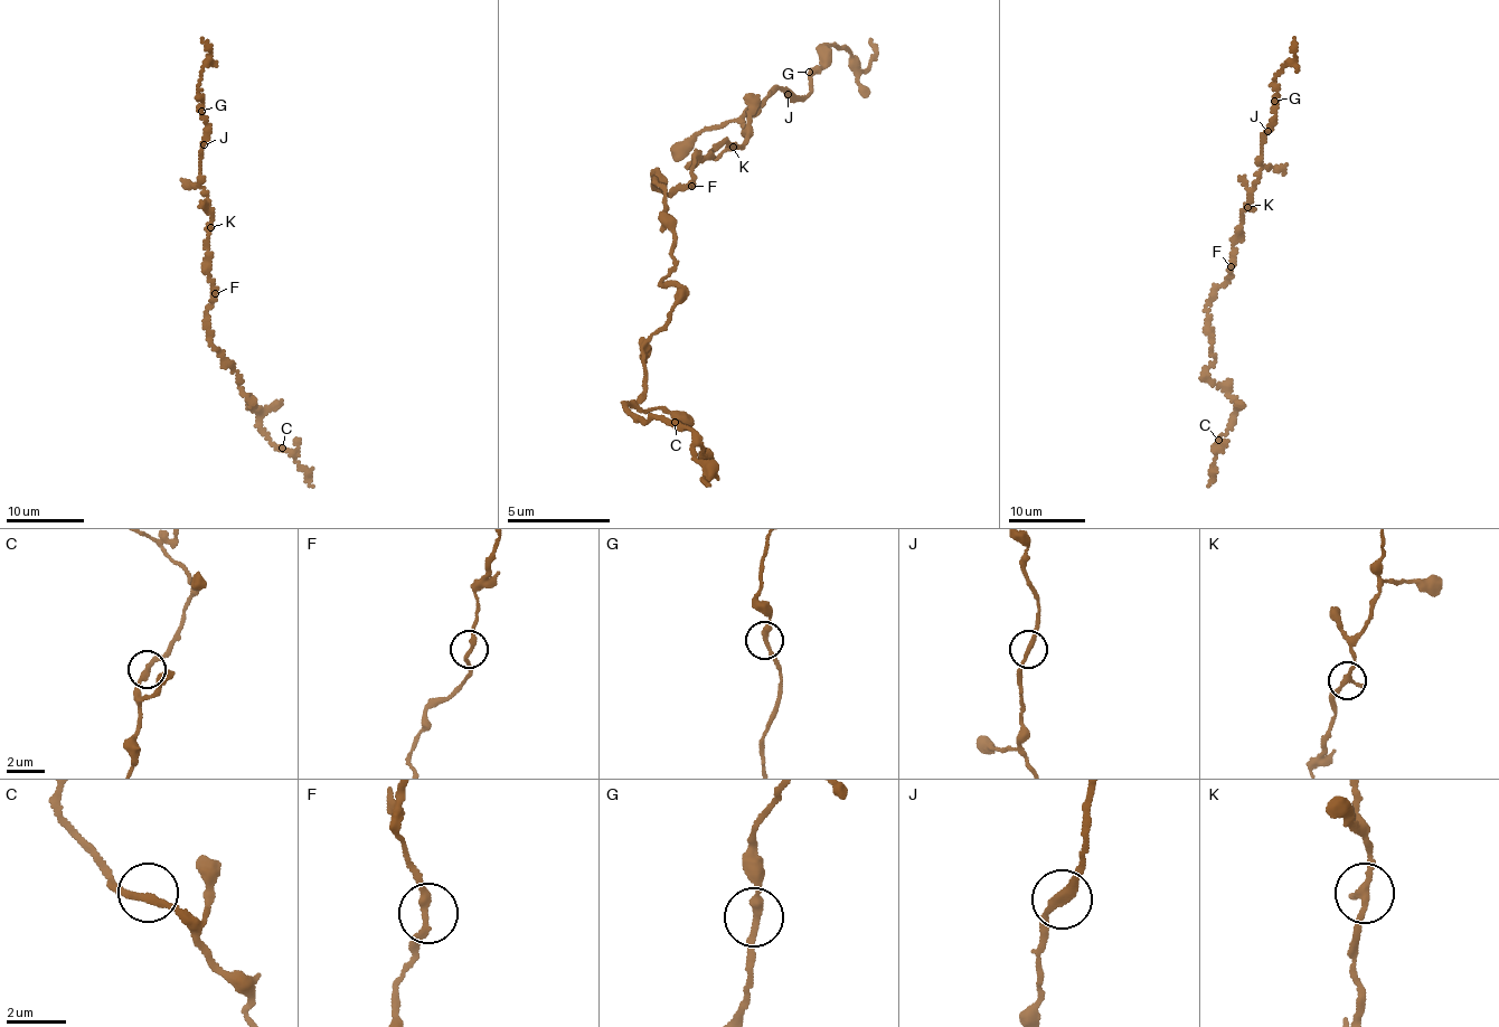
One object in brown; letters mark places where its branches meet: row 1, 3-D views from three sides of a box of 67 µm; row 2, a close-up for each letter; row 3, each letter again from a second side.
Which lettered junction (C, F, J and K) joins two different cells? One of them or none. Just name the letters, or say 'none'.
none

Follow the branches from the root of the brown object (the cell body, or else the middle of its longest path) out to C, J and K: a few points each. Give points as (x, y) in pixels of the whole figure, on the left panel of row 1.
C: (214, 294), (205, 320), (208, 339), (238, 376), (248, 403), (260, 412), (258, 426), (273, 445), (282, 448)
J: (214, 294), (207, 264), (211, 210), (200, 173), (200, 152), (204, 144)
K: (214, 294), (207, 264), (210, 227)

